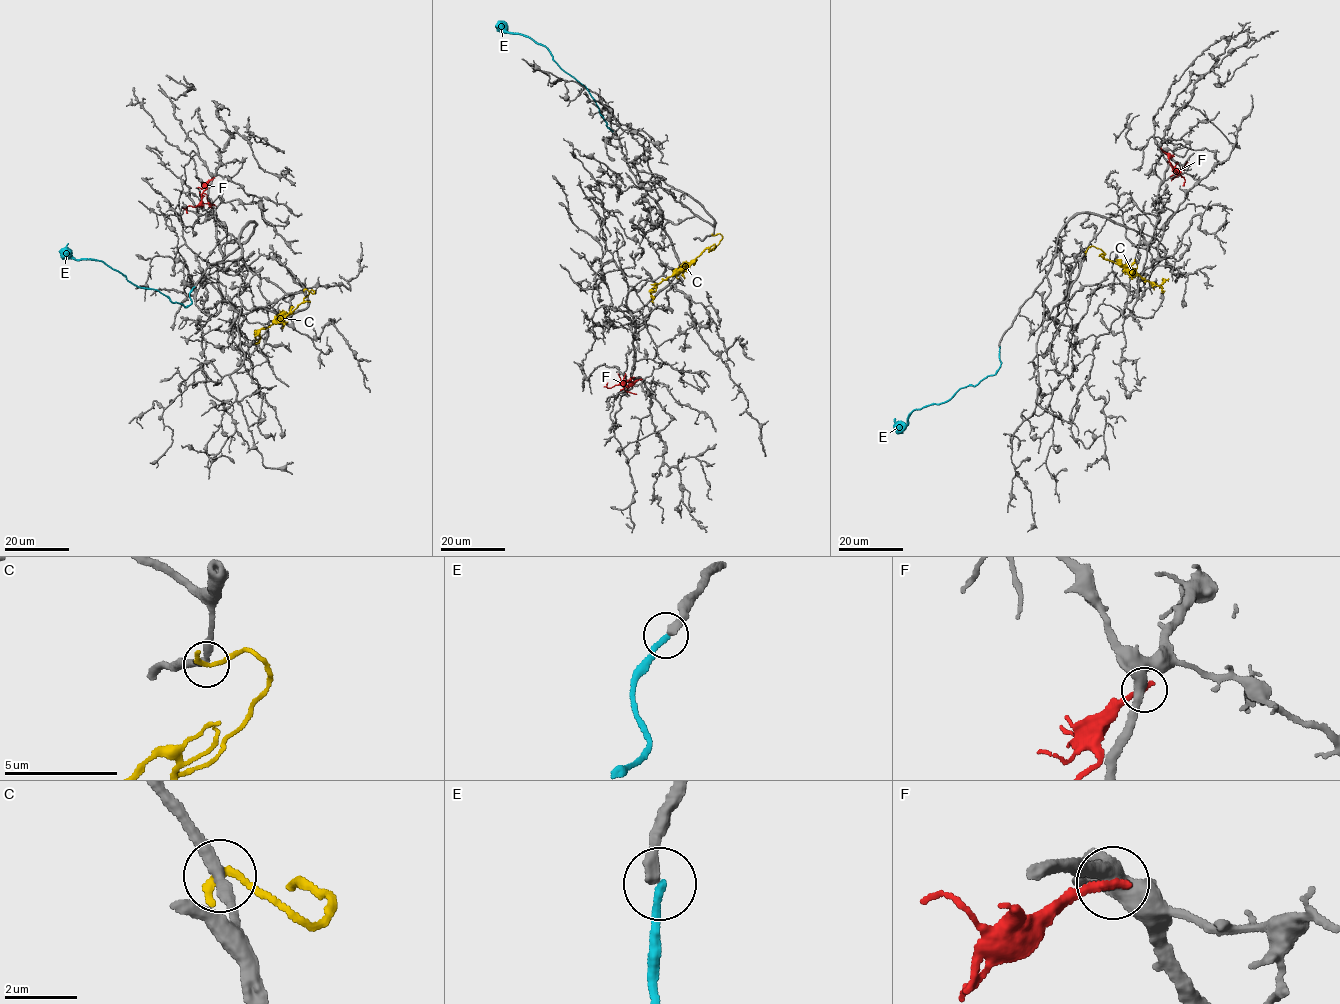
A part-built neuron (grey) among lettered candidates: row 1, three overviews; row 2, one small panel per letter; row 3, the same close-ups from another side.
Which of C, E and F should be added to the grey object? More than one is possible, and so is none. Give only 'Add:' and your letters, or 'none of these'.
Add: none of these

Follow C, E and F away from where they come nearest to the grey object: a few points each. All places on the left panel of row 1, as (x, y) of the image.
C: (305, 289), (314, 293), (311, 290), (304, 301), (258, 333)
E: (194, 287), (190, 293), (191, 304), (185, 307), (158, 291), (135, 285), (103, 262), (77, 259), (61, 248)
F: (212, 178), (196, 207), (187, 207), (187, 213)

